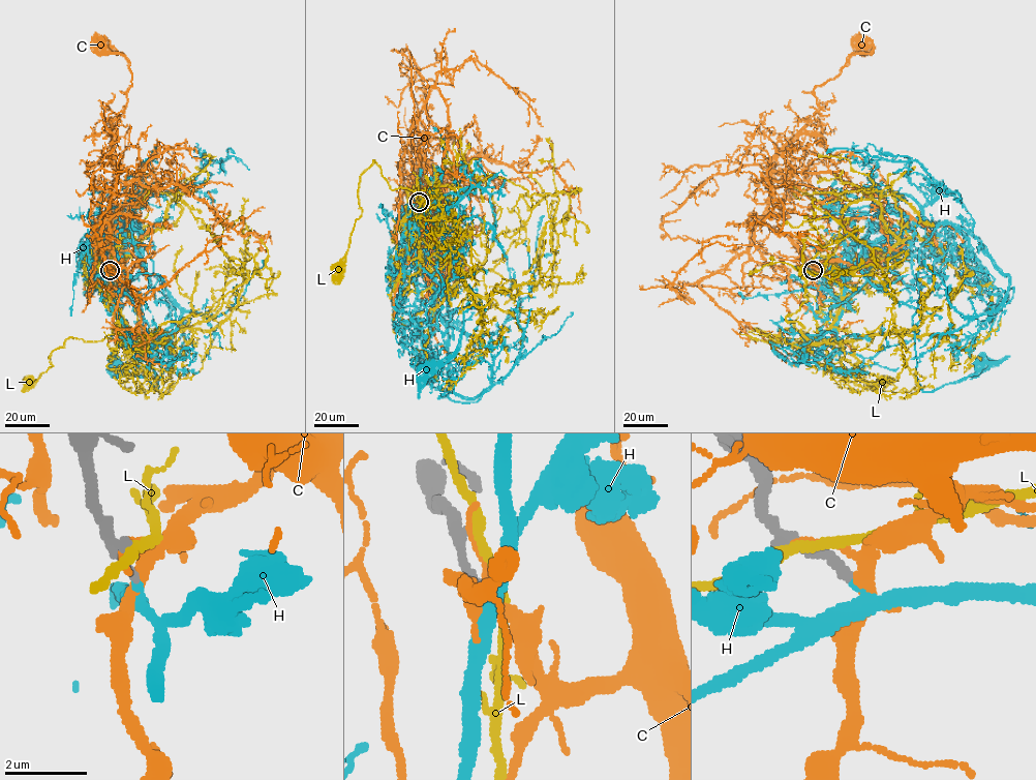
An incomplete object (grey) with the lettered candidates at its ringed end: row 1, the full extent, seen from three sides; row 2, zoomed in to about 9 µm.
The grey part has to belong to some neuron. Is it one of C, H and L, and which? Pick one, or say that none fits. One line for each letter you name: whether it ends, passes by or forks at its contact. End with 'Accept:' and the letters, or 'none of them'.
H: it passes by
Accept: H

